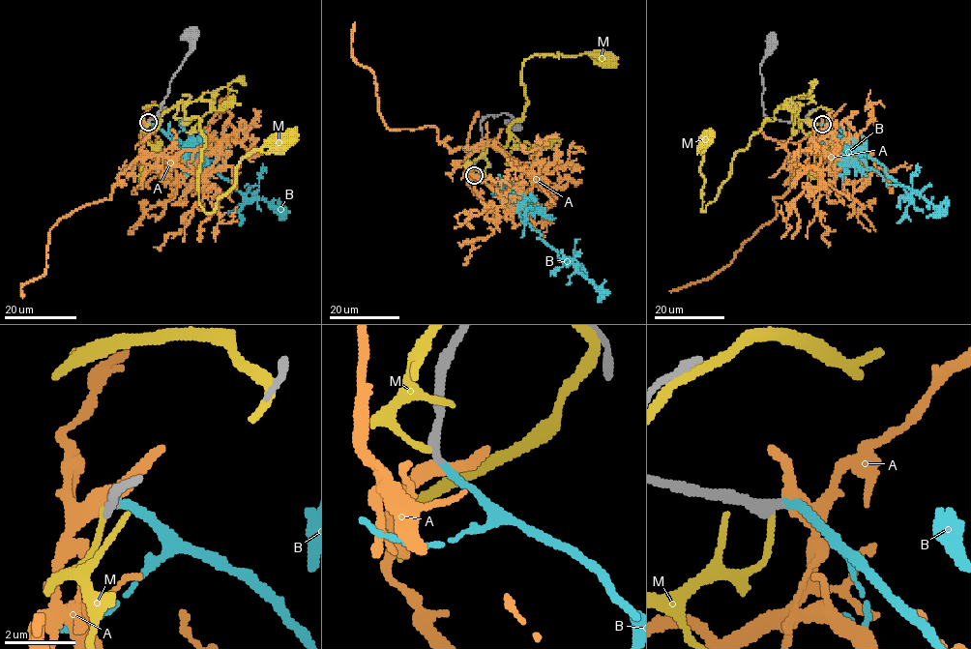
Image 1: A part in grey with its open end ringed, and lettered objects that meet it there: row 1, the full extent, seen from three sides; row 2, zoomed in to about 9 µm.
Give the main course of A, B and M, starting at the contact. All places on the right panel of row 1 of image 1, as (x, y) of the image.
A: (822, 124), (824, 132), (797, 153), (787, 191), (773, 198), (776, 215), (715, 274), (669, 291)
B: (822, 124), (846, 147), (866, 153), (881, 163), (910, 196), (917, 193), (941, 211), (945, 209), (946, 196)
M: (820, 124), (806, 133), (792, 116), (793, 105), (782, 105), (737, 152), (730, 177), (702, 211), (706, 140)

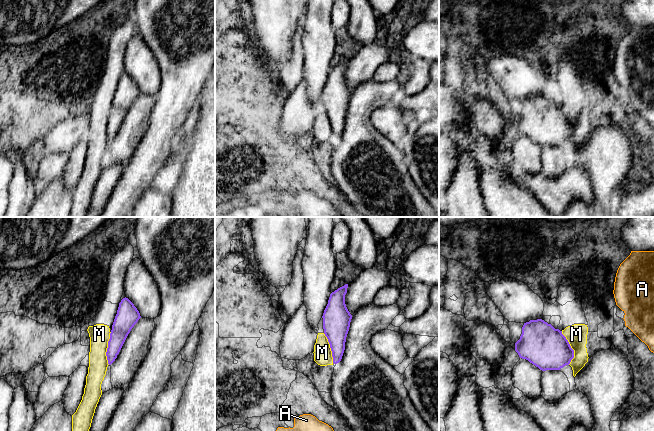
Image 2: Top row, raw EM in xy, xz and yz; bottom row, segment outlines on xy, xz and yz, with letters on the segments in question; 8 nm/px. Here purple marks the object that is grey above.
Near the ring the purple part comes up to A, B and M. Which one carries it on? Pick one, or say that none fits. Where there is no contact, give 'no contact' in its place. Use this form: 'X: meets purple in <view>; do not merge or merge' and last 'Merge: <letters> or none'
A: no contact; do not merge
B: no contact; merge
M: meets purple in yz; do not merge
Merge: B

